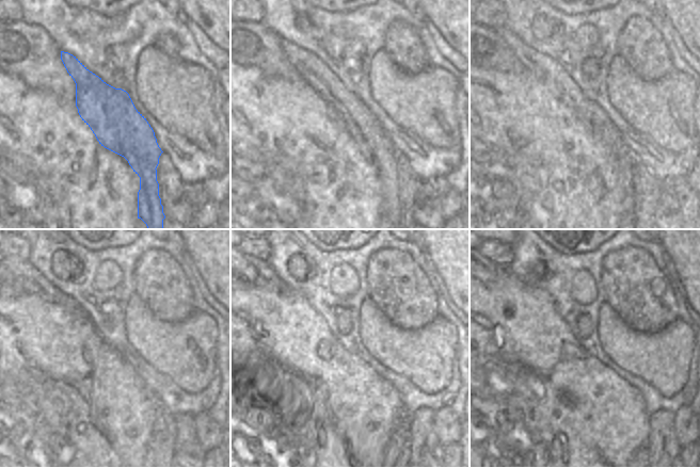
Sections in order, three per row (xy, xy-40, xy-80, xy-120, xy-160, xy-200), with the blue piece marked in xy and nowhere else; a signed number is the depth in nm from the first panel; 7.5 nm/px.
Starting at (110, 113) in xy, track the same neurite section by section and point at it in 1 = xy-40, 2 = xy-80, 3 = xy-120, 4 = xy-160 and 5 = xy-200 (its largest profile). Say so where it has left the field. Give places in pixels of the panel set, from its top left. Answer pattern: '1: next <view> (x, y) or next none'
1: next xy-40 (361, 124)
2: next xy-80 (545, 68)
3: next xy-120 (18, 267)
4: next xy-160 (253, 270)
5: next xy-200 (491, 270)

